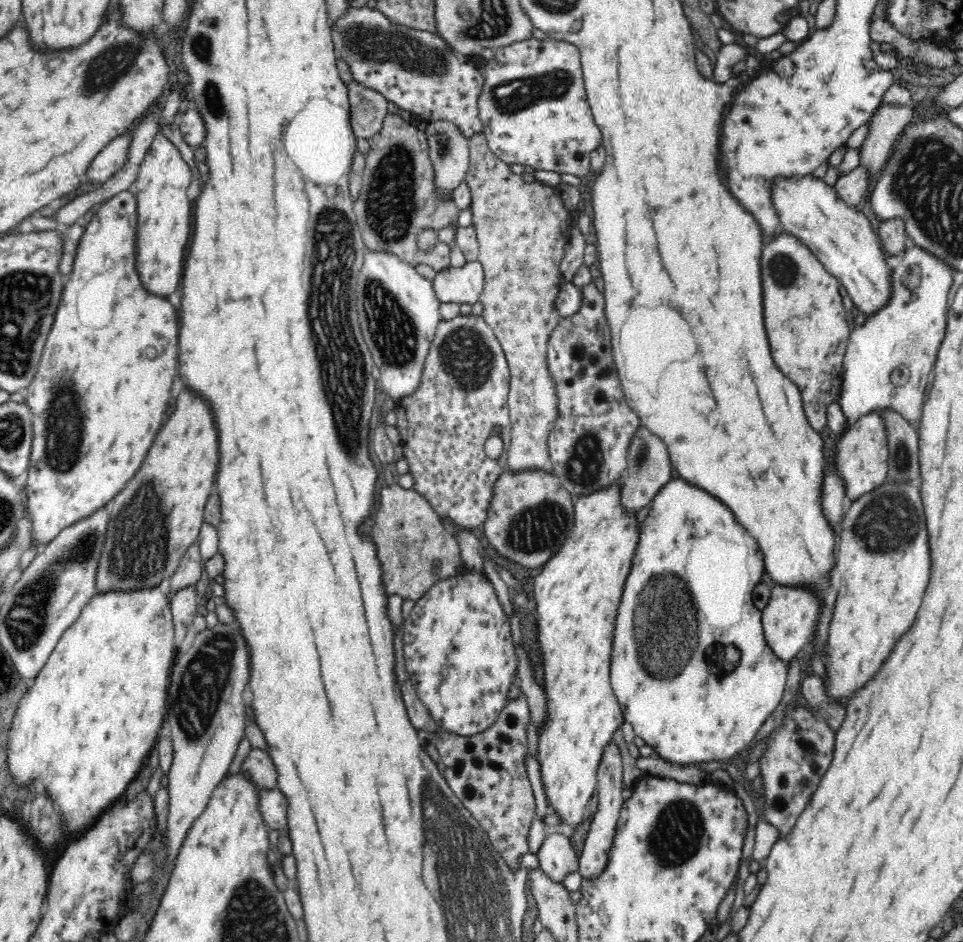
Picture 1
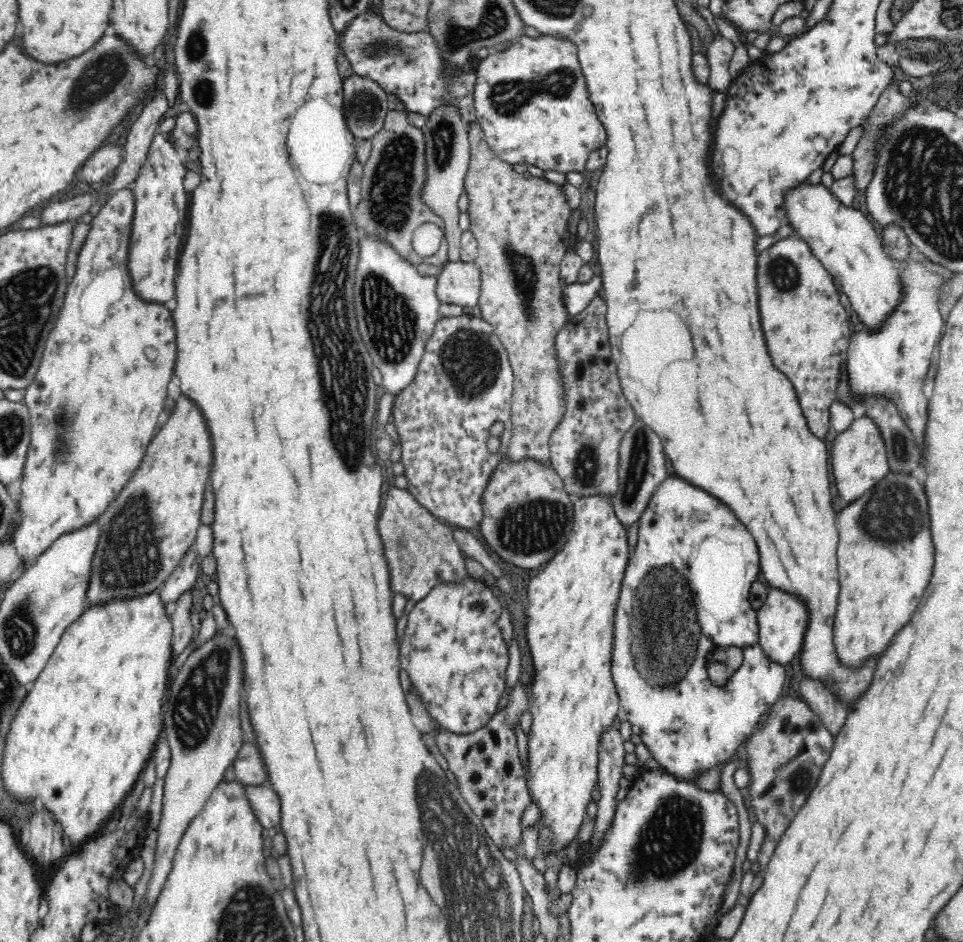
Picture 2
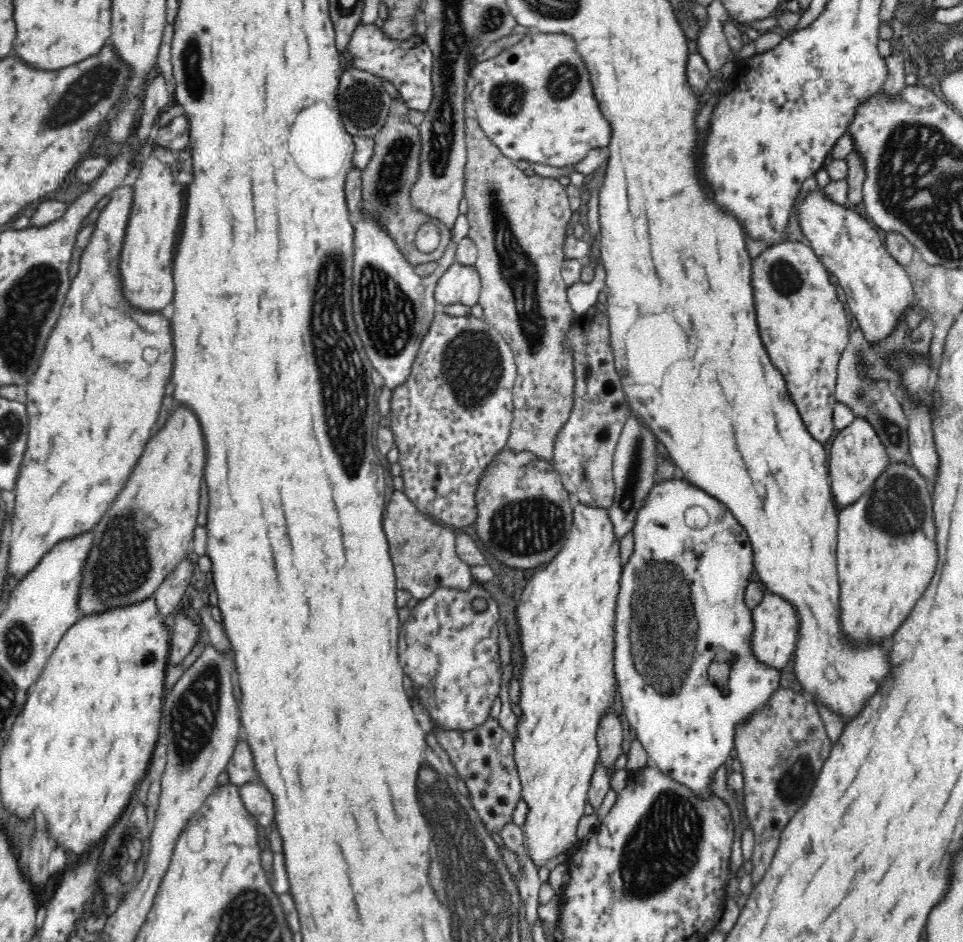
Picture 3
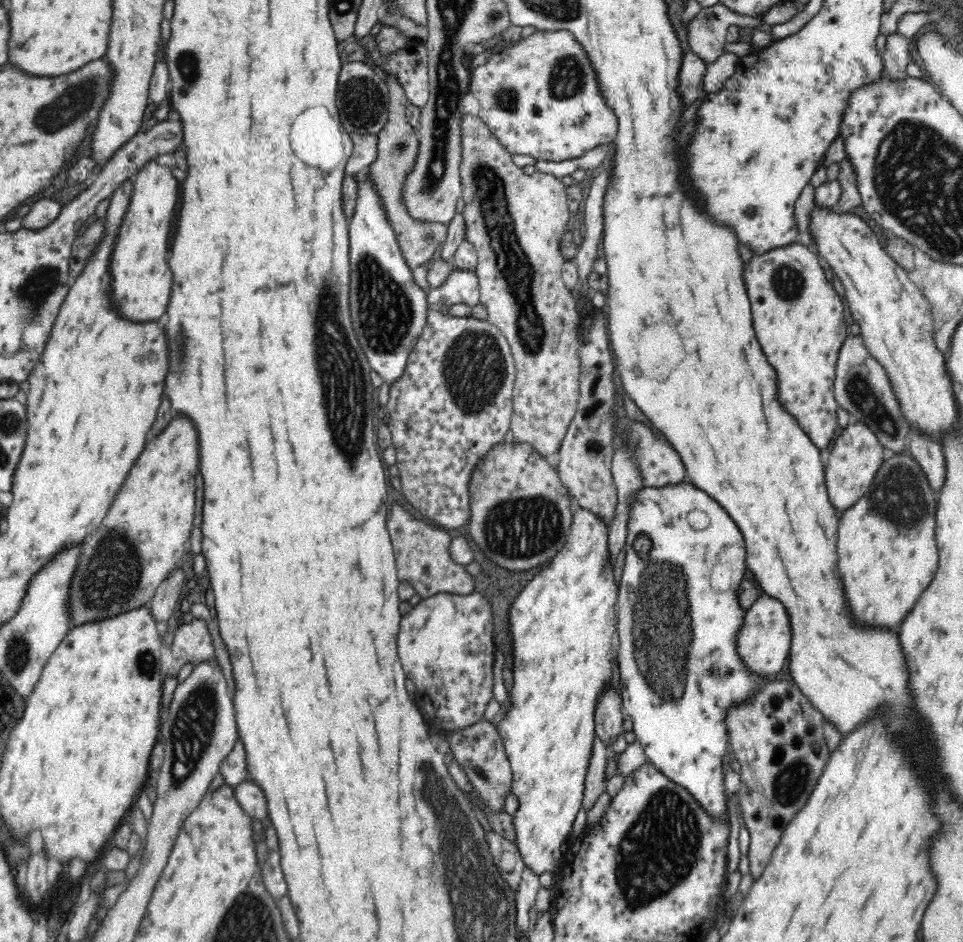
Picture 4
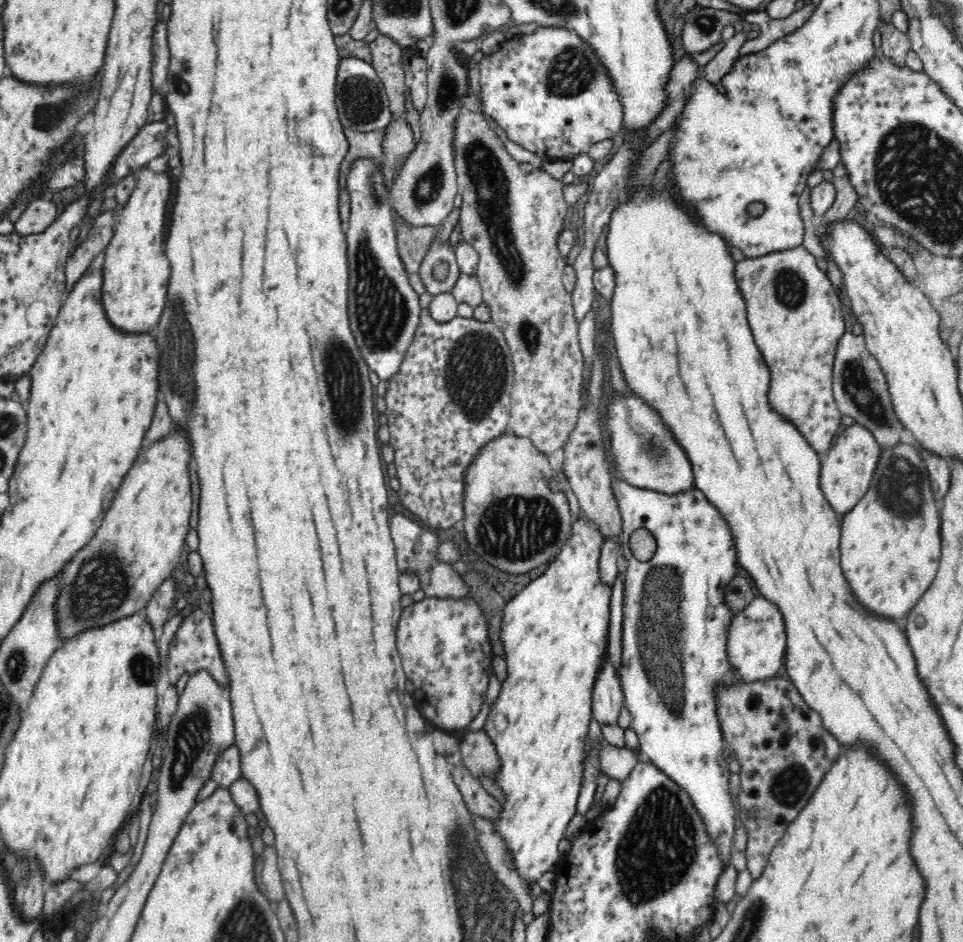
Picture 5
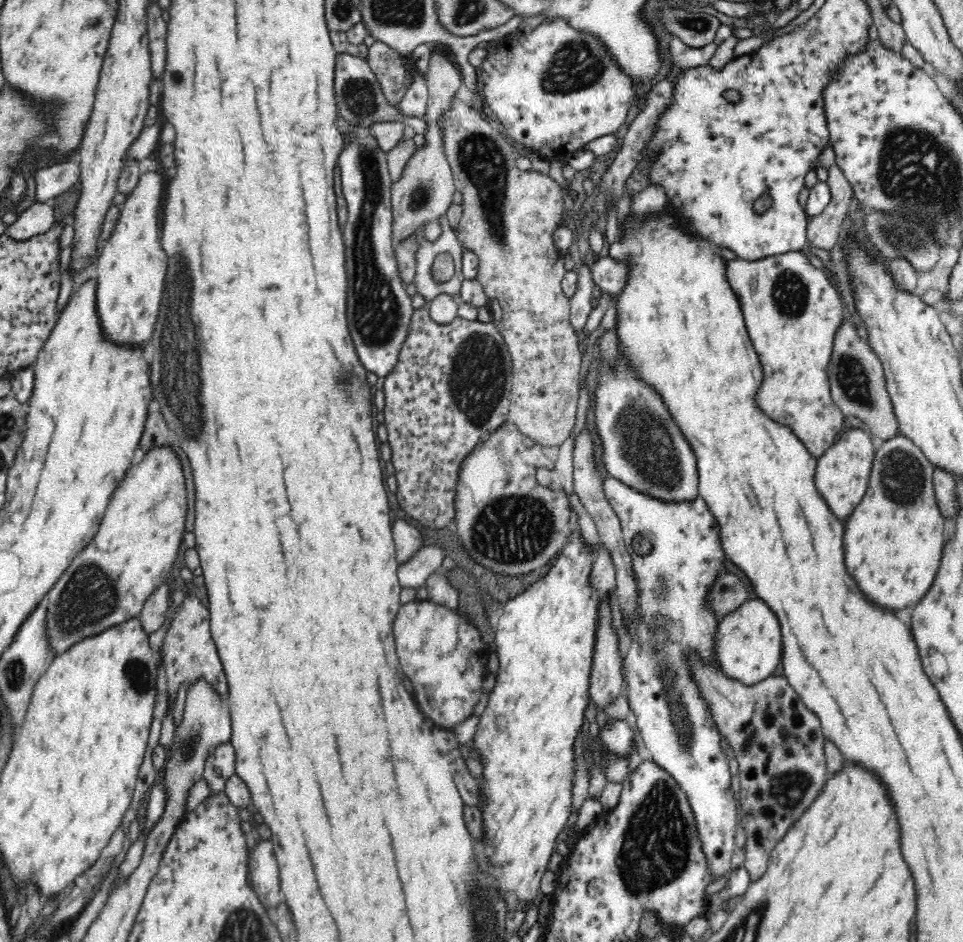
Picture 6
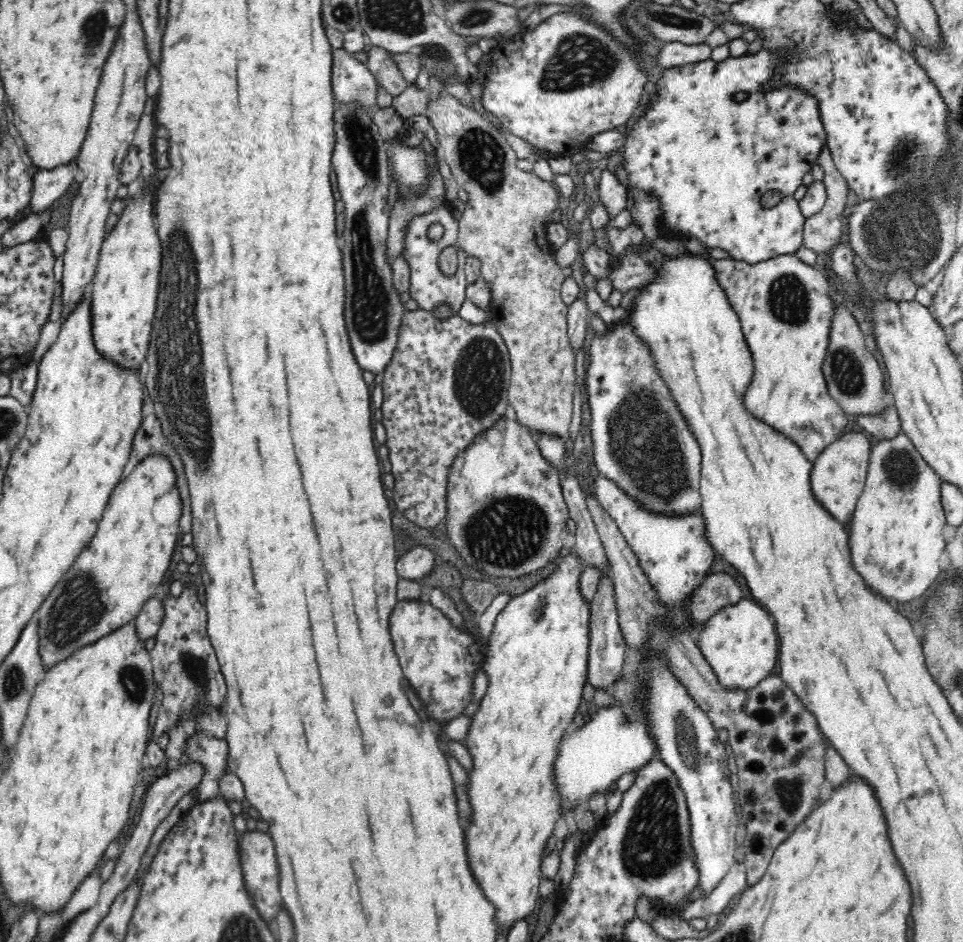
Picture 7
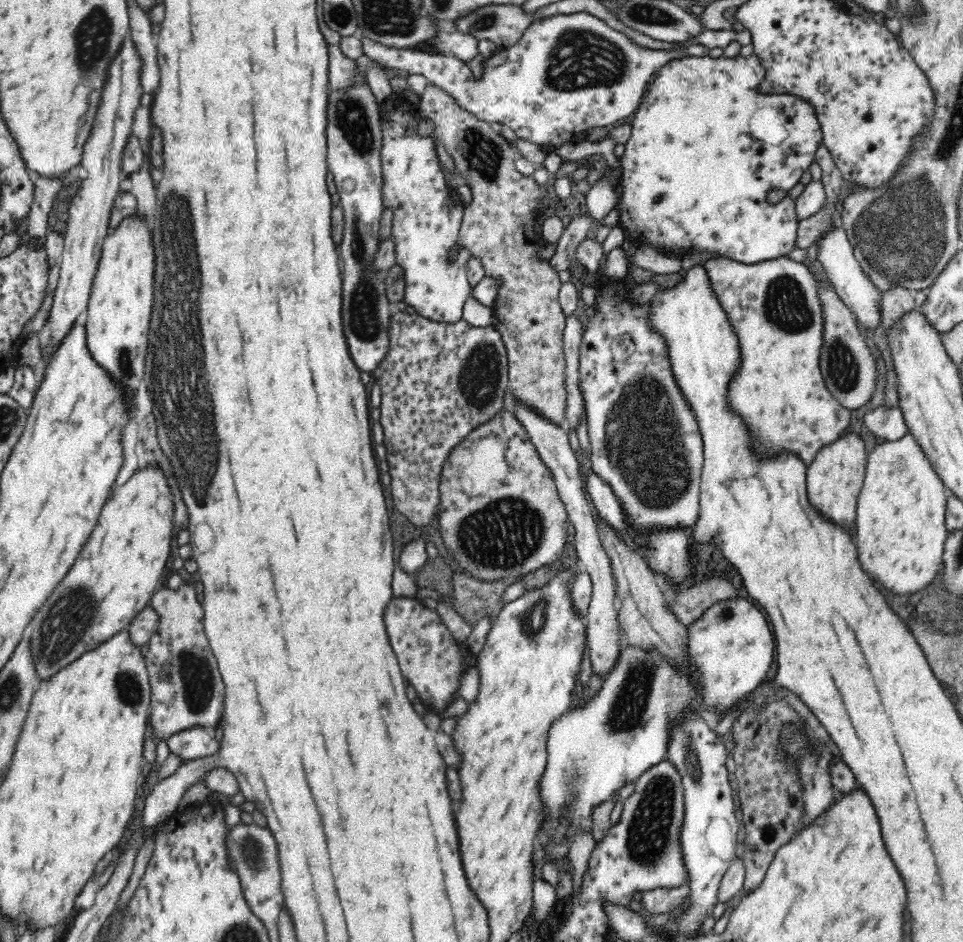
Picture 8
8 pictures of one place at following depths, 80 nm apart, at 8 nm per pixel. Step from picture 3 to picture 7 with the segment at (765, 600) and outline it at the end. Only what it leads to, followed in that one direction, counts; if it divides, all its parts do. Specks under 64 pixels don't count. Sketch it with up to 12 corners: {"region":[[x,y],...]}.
{"region":[[748,599],[717,611],[694,643],[726,690],[770,677],[778,635]]}

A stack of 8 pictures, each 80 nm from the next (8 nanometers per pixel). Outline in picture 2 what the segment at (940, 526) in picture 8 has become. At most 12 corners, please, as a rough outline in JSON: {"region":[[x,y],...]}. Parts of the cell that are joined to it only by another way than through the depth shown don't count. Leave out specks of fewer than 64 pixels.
{"region":[[924,485],[844,504],[834,644],[879,658],[930,584]]}

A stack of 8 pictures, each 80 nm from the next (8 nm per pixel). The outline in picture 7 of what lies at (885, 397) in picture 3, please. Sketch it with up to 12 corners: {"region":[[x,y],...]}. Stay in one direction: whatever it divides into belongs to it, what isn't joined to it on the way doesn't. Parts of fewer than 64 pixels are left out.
{"region":[[835,303],[822,370],[846,414],[878,414],[884,378]]}

